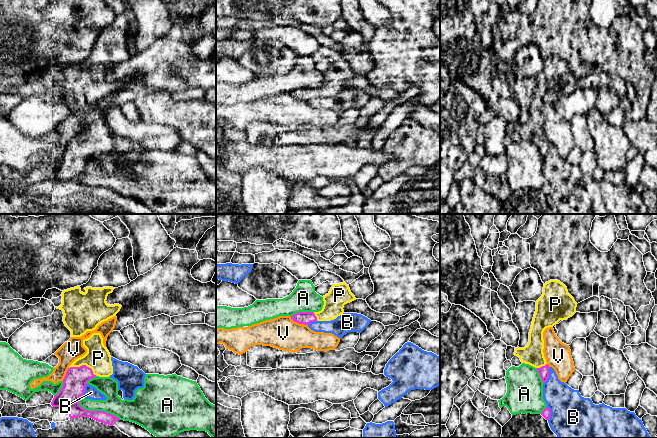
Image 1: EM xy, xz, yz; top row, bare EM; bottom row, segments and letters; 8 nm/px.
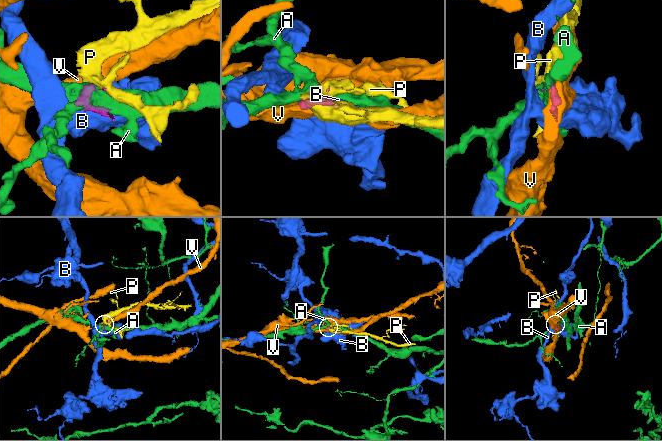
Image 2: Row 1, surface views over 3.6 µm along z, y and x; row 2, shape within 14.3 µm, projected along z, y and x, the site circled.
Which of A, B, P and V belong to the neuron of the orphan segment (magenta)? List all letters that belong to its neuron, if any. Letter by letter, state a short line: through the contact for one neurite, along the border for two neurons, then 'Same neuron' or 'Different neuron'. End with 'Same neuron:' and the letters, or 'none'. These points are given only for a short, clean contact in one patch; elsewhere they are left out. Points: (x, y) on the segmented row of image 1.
A: Different neuron
B: Different neuron
P: Line: xy (74, 382), (84, 365), (91, 365), (98, 358). Same neuron
V: Different neuron
Same neuron: P

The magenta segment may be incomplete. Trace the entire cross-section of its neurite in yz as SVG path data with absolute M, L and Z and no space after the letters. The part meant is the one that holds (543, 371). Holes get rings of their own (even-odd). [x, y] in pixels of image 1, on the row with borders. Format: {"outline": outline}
{"outline": "M558 280L546 282L542 296L536 301L529 342L524 348L515 348L514 355L518 356L522 363L535 367L543 383L549 378L549 365L543 353L543 332L560 320L572 317L576 313L576 307L577 303L563 283Z"}

